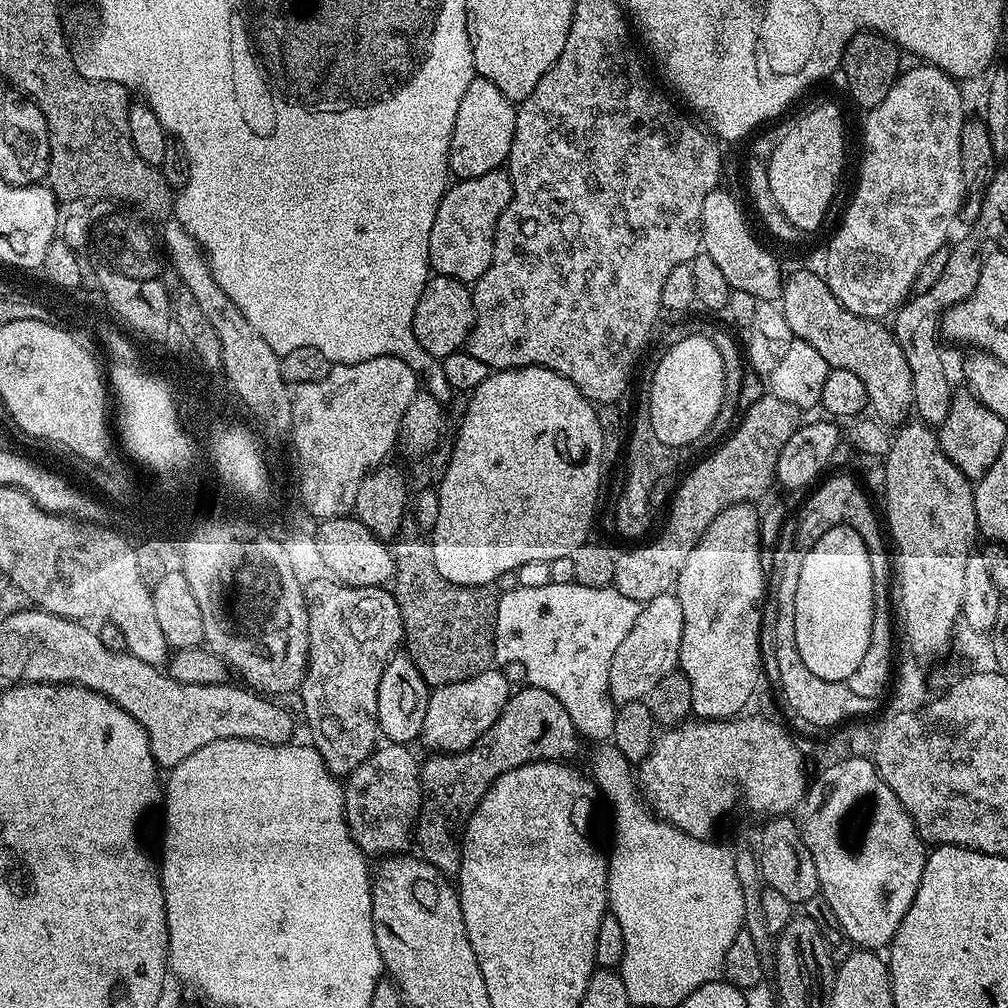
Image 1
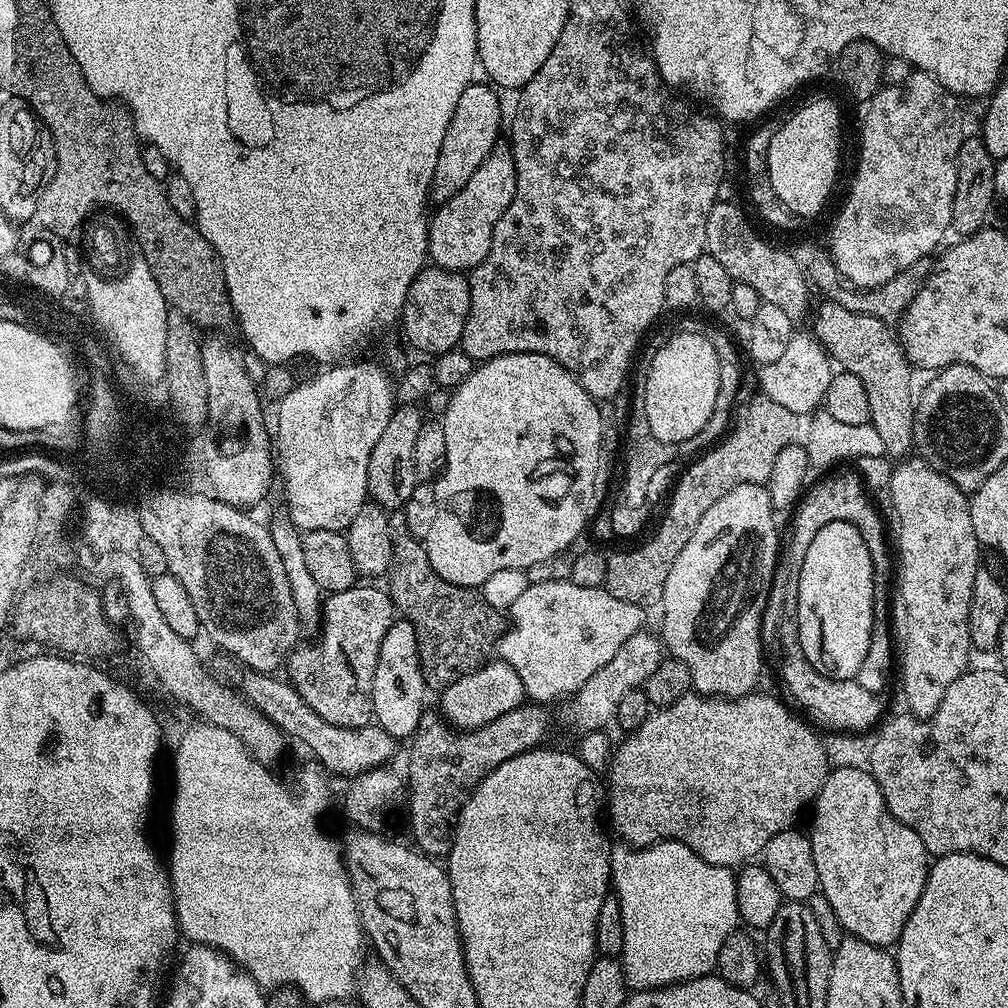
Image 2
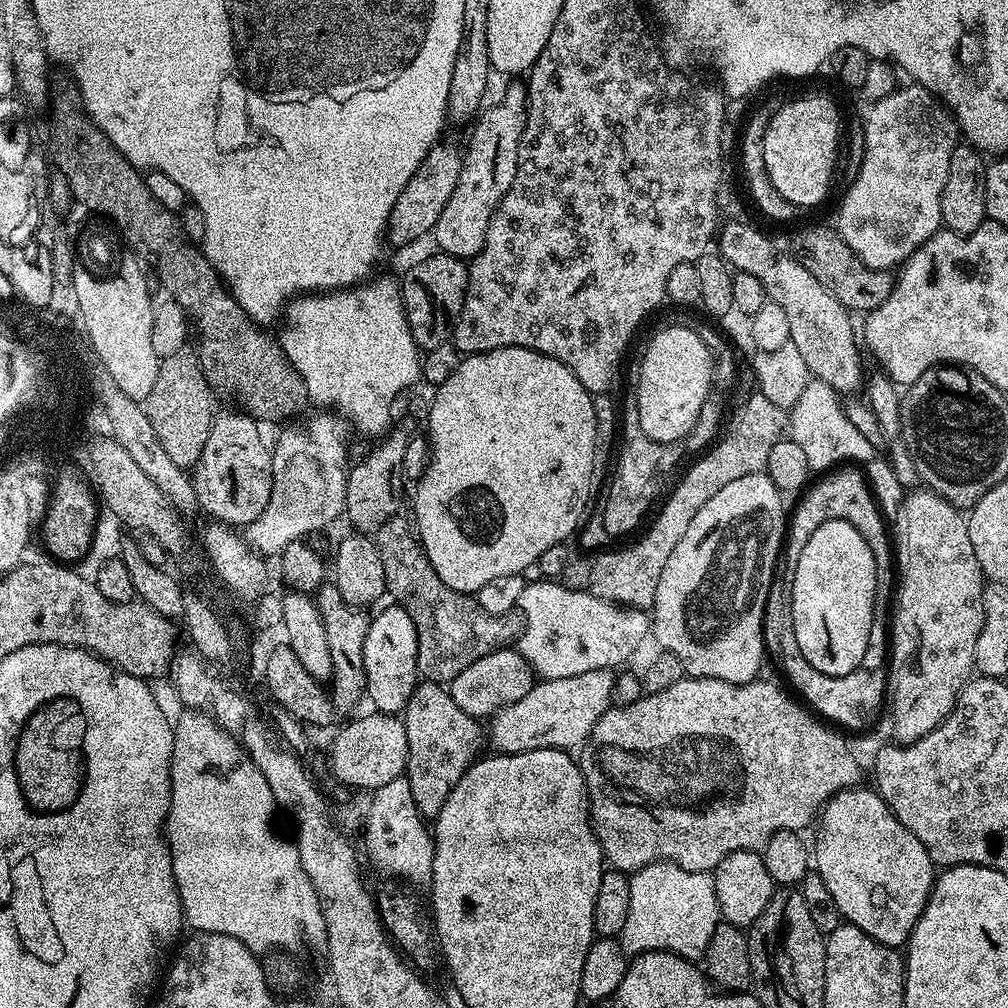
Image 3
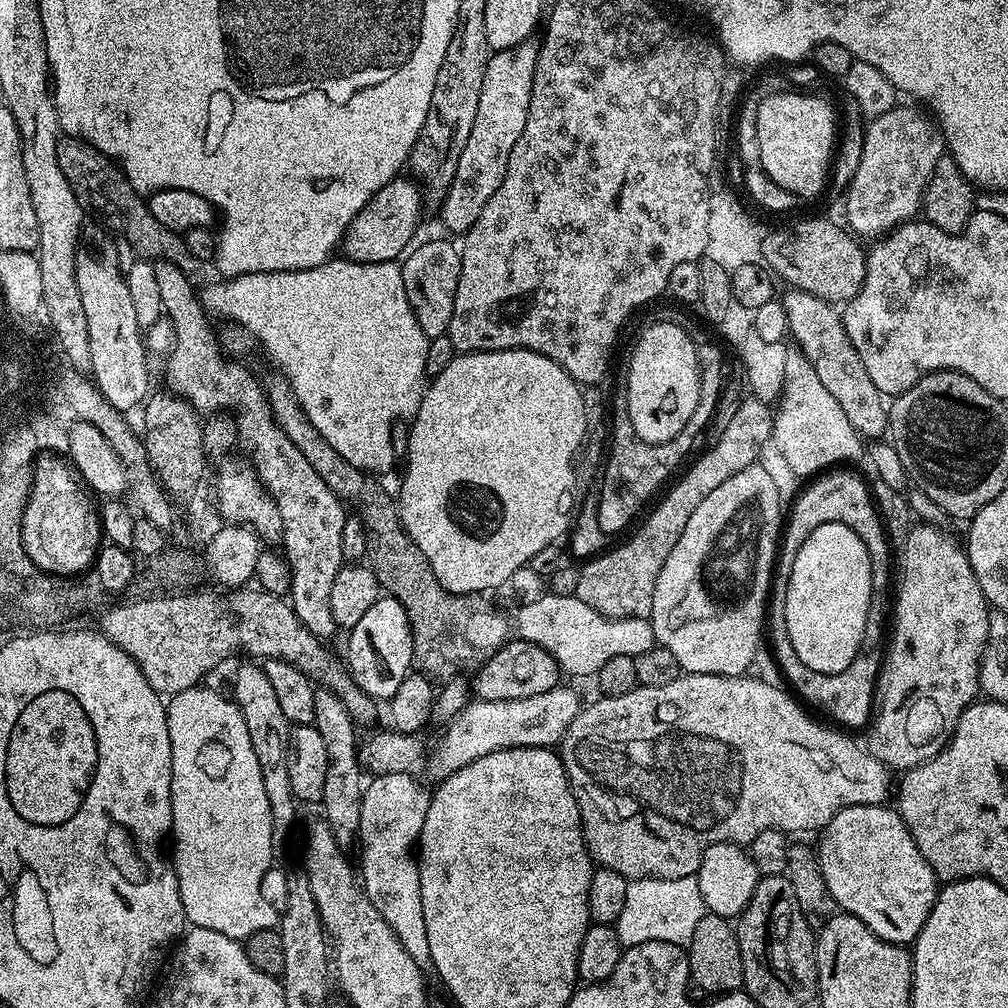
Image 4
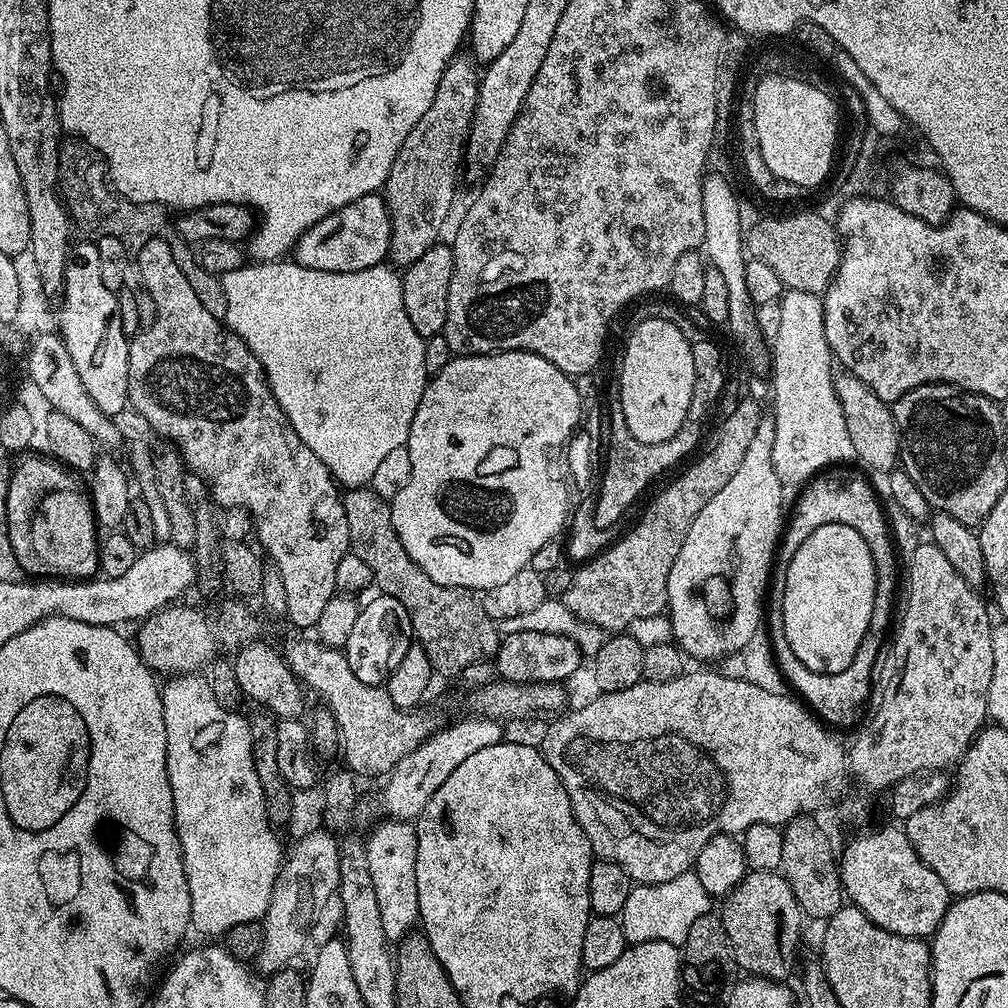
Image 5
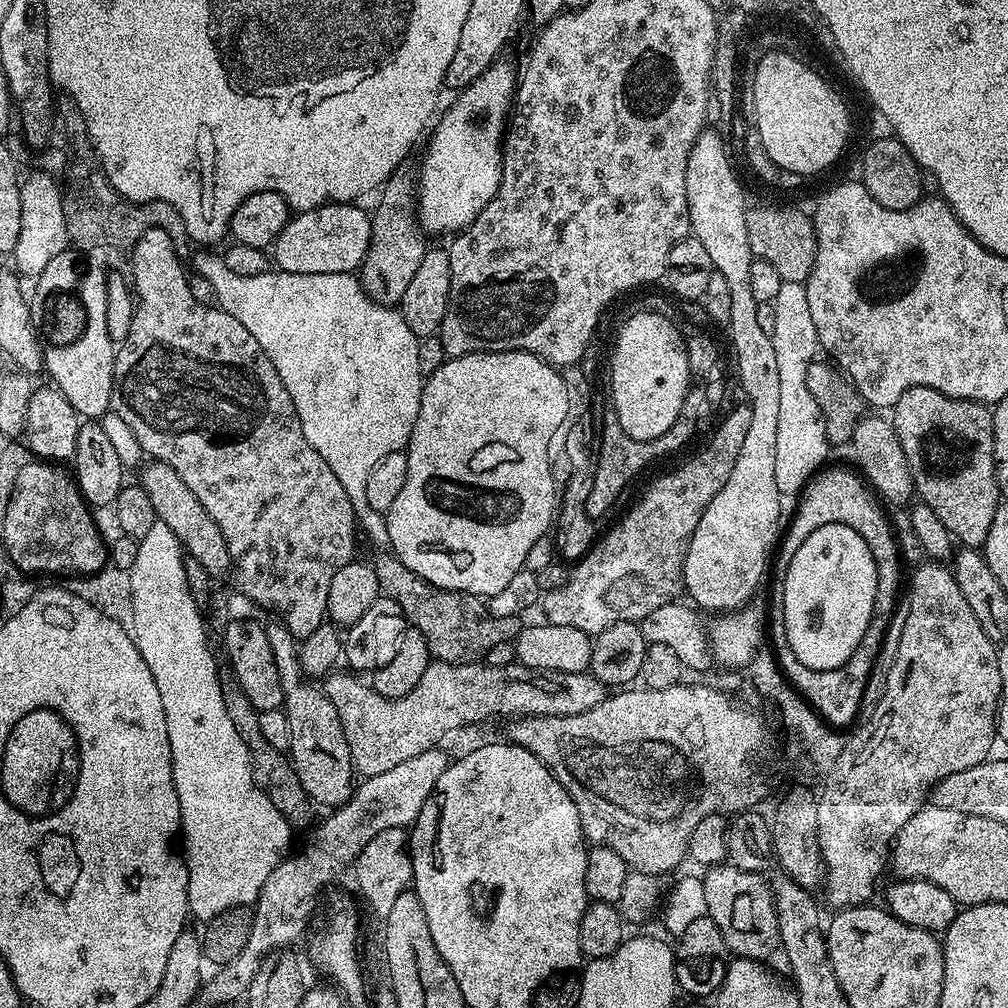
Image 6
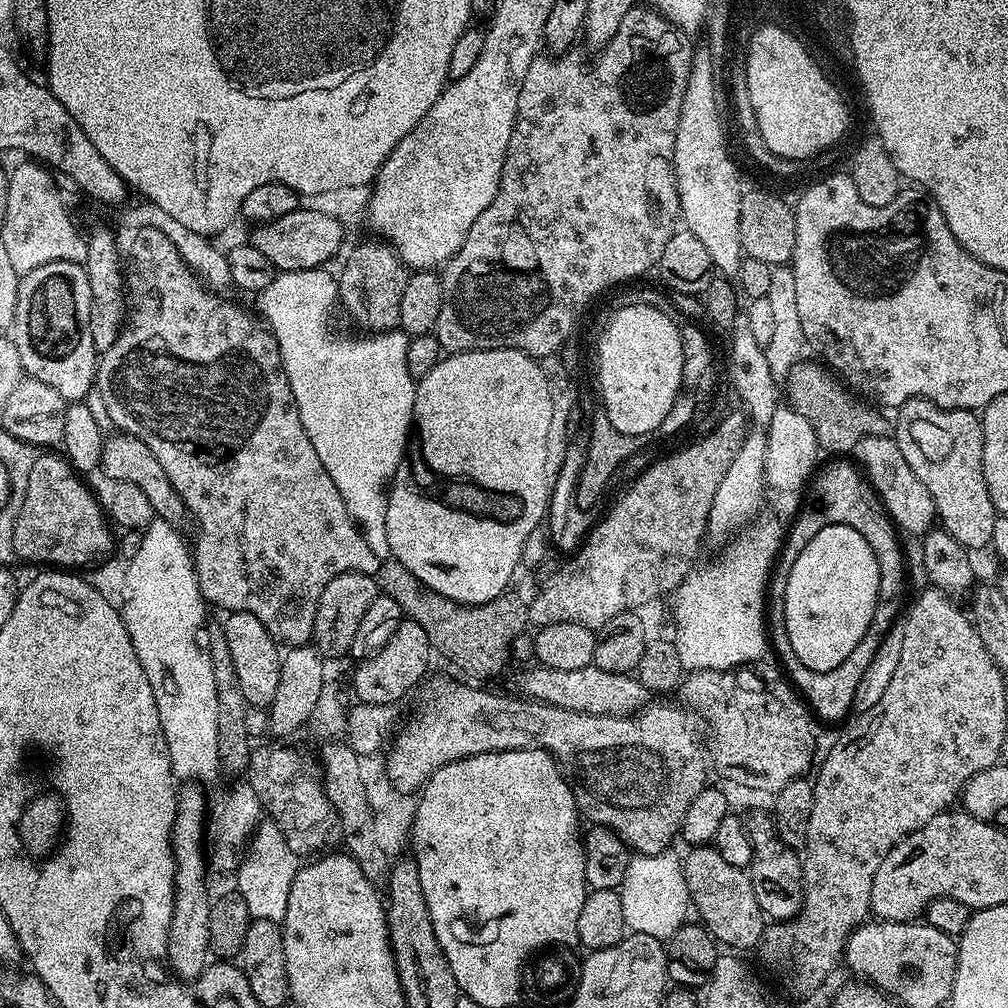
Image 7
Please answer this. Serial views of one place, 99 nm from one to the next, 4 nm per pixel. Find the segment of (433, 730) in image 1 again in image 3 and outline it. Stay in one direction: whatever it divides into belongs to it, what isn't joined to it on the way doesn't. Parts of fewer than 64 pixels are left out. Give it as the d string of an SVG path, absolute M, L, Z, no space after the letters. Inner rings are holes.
M505 646L486 654L486 658L478 658L478 662L471 666L466 666L462 674L450 681L450 691L454 702L458 702L458 706L466 710L466 714L477 718L491 718L506 706L526 698L533 683L534 673L526 658L522 658L522 654L515 647Z

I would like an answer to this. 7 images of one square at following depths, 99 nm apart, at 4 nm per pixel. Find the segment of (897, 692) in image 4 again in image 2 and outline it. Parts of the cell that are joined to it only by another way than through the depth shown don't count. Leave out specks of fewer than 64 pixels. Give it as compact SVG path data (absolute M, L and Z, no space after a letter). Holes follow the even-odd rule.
M904 458L893 467L893 476L890 478L890 488L887 497L887 503L892 503L892 520L890 516L890 528L896 531L896 540L894 536L894 587L890 593L890 623L891 634L895 643L898 645L898 676L904 683L904 700L908 703L907 711L917 718L932 716L938 706L942 706L942 698L946 698L946 690L954 678L958 678L969 667L968 652L973 651L970 630L968 629L968 619L970 618L970 598L974 594L974 578L976 573L981 571L980 552L982 545L974 534L974 526L970 523L969 497L950 478L938 474L926 461L919 458Z

